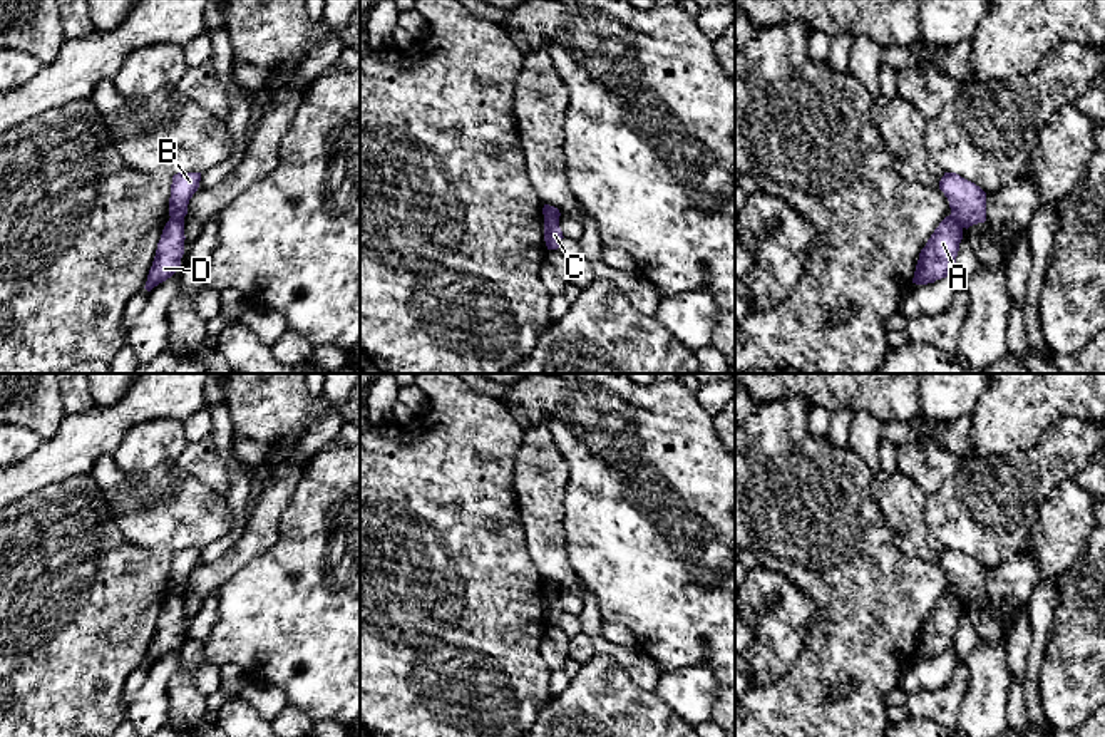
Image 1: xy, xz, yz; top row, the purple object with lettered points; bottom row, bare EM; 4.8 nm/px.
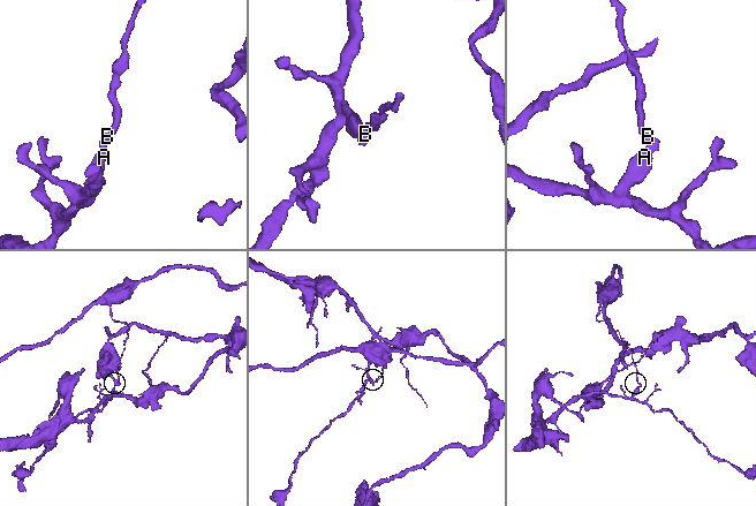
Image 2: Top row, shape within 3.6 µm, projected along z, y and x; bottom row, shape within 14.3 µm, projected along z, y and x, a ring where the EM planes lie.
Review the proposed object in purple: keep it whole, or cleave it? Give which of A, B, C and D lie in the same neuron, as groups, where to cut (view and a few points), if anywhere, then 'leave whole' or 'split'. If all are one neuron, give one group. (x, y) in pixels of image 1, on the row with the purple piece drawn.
A D / B C; cut in xz along (558, 218), (544, 221); split

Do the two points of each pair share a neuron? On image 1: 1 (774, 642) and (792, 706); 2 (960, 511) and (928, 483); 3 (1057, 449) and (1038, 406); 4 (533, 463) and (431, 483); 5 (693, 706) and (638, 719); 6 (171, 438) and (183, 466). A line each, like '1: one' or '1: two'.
1: two
2: two
3: two
4: two
5: two
6: two

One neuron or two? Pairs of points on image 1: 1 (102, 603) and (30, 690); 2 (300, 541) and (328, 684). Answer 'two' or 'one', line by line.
1: one
2: one

